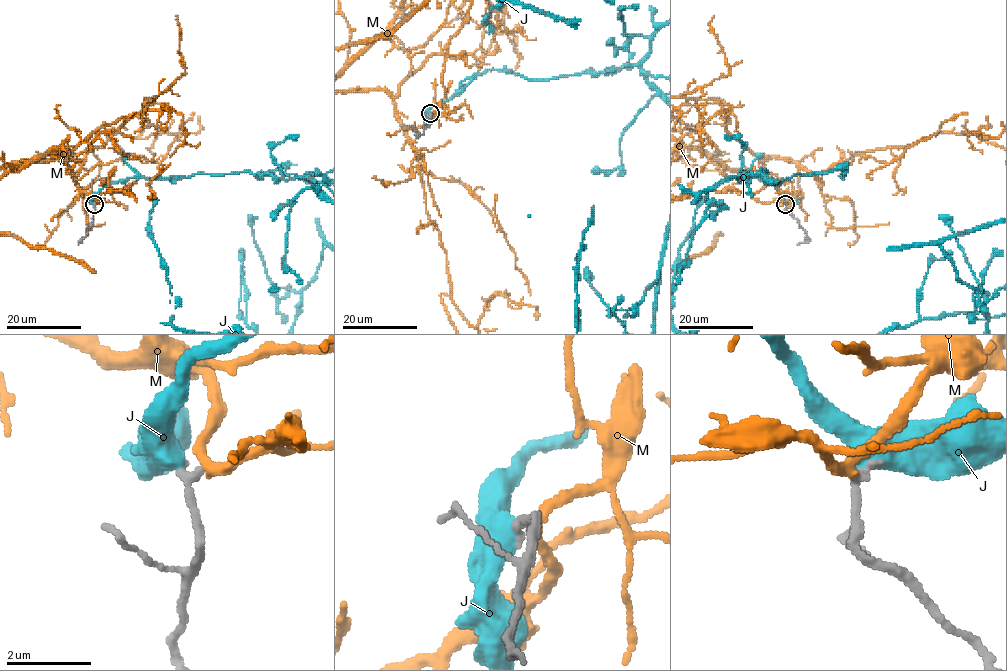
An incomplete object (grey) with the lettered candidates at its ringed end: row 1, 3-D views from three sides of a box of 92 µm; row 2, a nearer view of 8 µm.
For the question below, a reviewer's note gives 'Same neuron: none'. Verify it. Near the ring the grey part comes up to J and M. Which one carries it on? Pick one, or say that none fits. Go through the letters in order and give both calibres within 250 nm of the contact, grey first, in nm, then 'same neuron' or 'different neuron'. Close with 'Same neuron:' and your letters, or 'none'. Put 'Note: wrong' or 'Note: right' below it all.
J: 260 nm thick on the grey side, 400 nm on the other; different neuron
M: 280 nm thick on the grey side, 240 nm on the other; different neuron
Same neuron: none
Note: right

